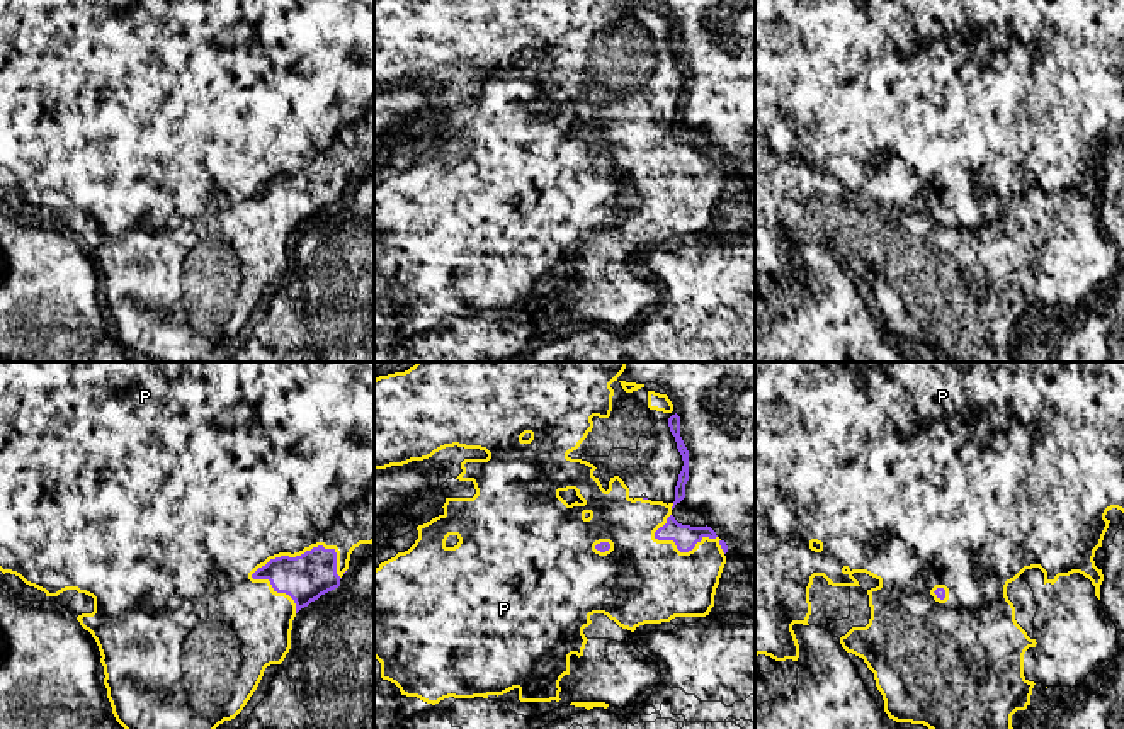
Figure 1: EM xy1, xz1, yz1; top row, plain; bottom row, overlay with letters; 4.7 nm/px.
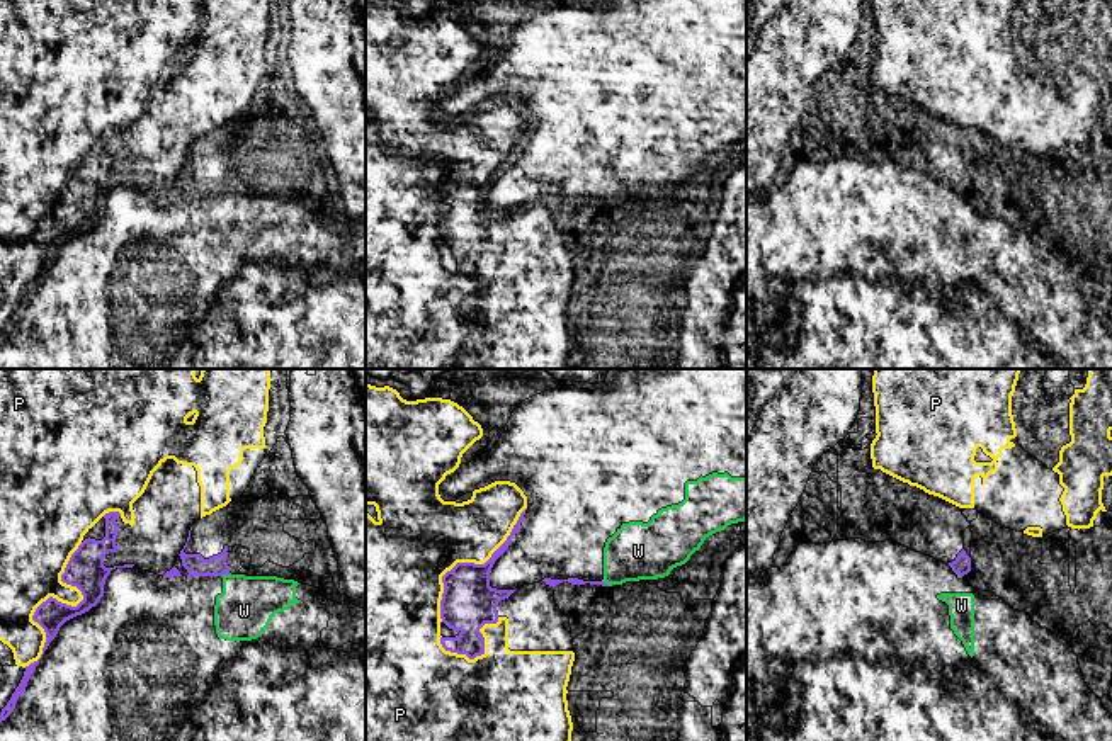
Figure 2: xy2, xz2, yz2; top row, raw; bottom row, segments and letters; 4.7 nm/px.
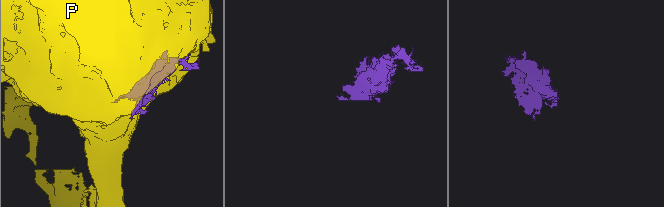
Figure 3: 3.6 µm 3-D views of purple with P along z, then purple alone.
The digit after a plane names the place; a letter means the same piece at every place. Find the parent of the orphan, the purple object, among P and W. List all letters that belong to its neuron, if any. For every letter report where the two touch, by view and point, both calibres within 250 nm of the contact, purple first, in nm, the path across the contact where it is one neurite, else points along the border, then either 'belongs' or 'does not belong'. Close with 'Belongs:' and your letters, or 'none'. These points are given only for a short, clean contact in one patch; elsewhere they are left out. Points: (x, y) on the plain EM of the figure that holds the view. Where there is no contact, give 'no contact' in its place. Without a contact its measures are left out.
P: xy2 (58, 221) | 180/320 nm | belongs
W: xy2 (225, 192) | 100/280 nm | along xy2 (230, 192), (221, 196) | does not belong
Belongs: P

